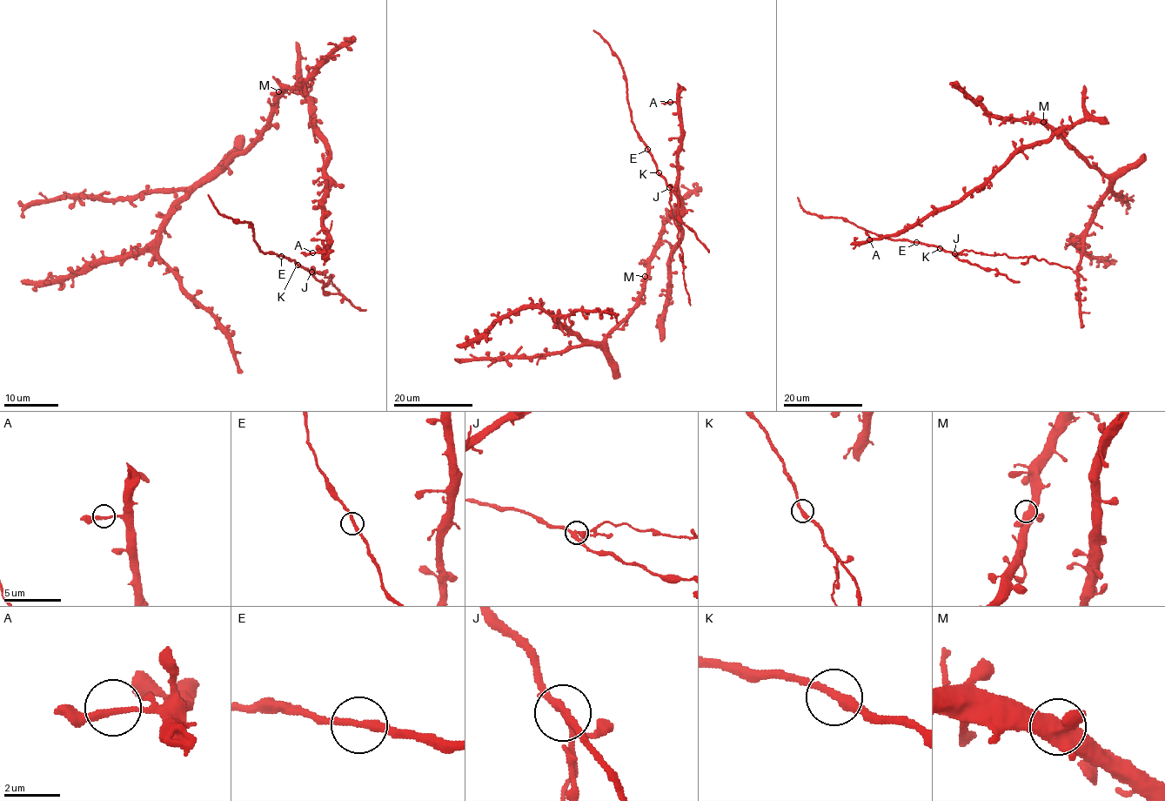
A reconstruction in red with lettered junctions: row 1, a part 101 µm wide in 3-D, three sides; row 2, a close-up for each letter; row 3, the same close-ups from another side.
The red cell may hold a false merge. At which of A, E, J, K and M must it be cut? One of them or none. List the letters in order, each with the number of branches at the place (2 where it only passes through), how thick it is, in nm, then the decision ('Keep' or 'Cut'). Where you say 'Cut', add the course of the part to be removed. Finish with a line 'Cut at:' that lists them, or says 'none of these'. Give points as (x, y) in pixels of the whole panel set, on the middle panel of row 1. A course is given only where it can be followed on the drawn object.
A: Branches: 2. Thickness 240 nm. Keep
E: Branches: 2. Thickness 280 nm. Keep
J: Branches: 4. Thickness 260 nm. Cut. Course of the part to remove: (670, 187), (671, 215), (678, 228), (686, 290), (691, 306)
K: Branches: 2. Thickness 320 nm. Keep
M: Branches: 3. Thickness 480 nm. Keep
Cut at: J

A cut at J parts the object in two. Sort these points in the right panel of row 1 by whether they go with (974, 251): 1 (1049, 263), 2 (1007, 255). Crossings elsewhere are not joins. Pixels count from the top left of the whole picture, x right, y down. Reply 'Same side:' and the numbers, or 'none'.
Same side: 1, 2

